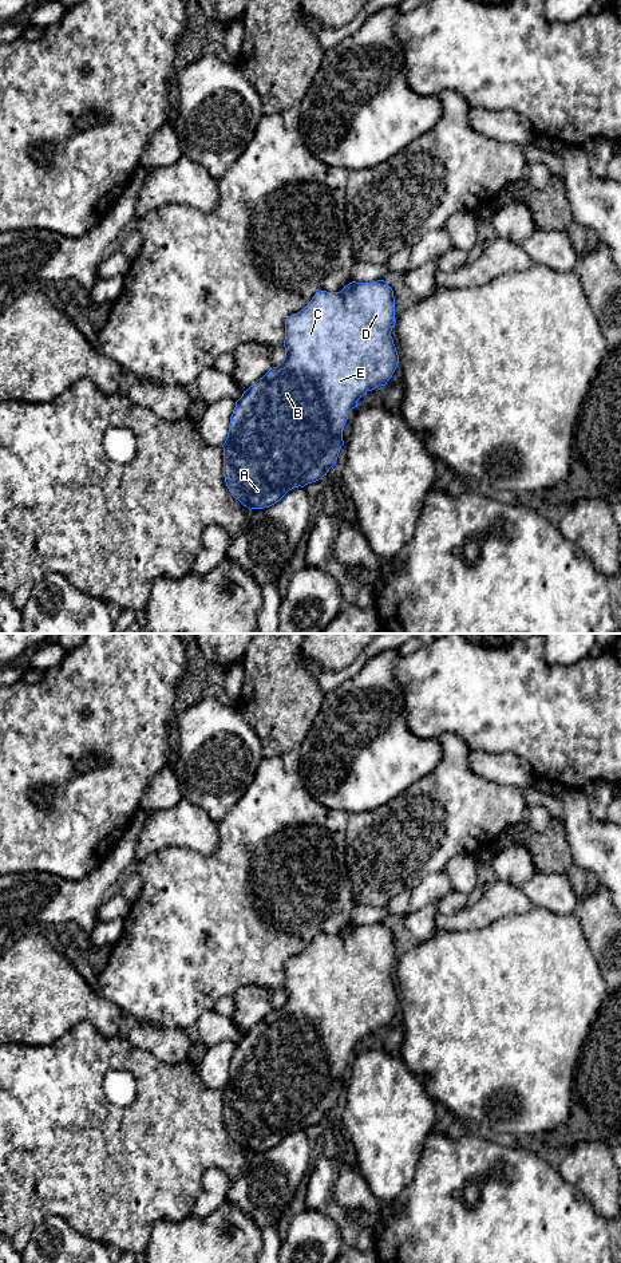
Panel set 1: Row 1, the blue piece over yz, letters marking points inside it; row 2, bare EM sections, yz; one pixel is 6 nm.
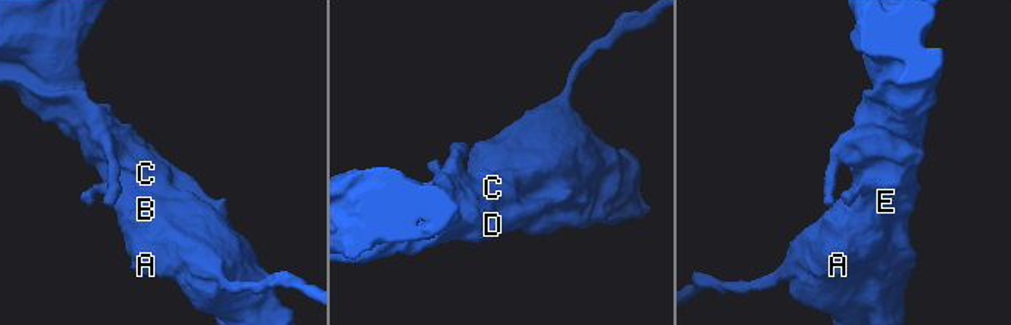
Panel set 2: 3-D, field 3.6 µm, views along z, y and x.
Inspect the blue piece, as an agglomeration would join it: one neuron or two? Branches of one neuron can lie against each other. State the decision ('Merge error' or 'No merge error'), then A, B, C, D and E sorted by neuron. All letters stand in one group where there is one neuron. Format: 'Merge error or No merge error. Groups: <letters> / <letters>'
No merge error. Groups: A B C D E

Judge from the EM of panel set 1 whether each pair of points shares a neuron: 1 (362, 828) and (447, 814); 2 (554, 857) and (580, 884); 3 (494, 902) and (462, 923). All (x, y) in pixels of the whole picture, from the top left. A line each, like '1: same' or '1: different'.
1: same
2: same
3: same

